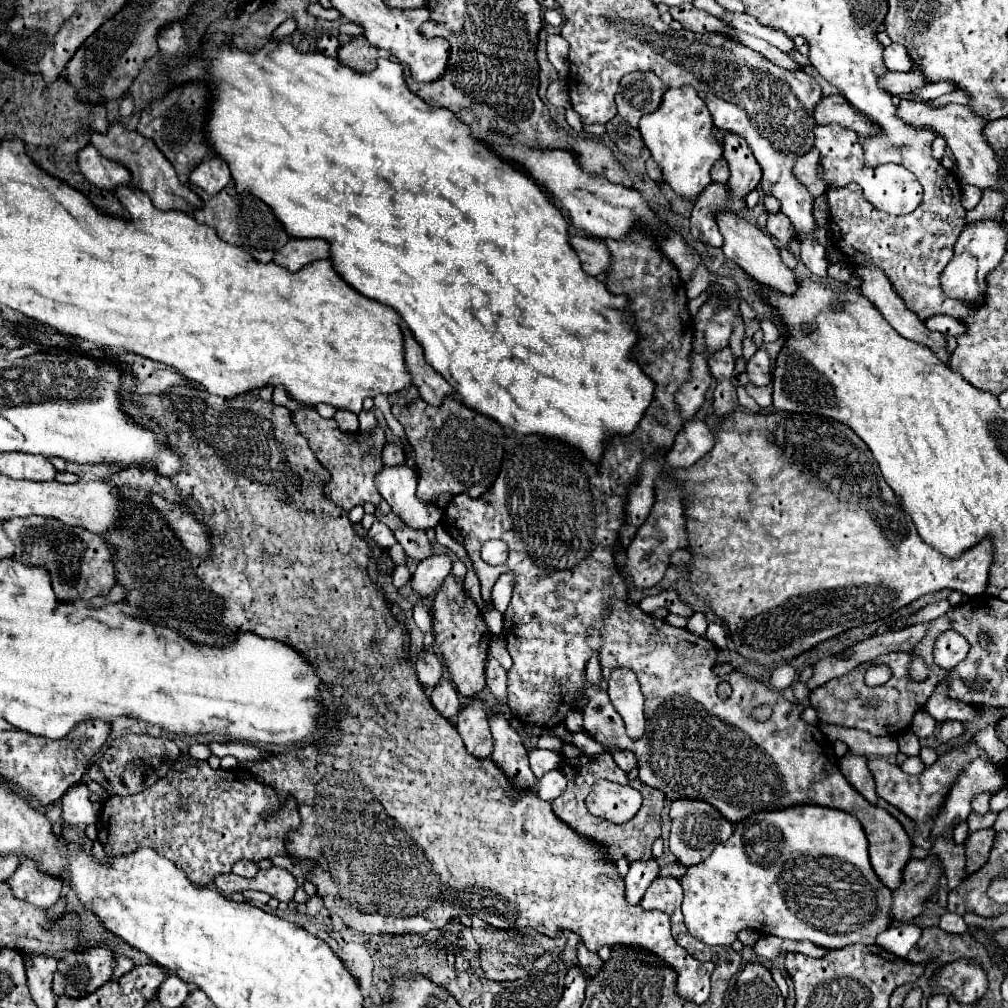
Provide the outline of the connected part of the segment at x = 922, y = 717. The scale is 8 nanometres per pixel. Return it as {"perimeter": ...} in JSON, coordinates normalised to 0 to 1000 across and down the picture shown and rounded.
{"perimeter":[[[914,703],[914,705],[910,705],[910,707],[906,709],[904,725],[906,725],[912,733],[916,733],[916,731],[924,731],[924,727],[928,725],[928,719],[930,719],[930,715],[928,715],[922,707],[918,707],[918,705]]]}

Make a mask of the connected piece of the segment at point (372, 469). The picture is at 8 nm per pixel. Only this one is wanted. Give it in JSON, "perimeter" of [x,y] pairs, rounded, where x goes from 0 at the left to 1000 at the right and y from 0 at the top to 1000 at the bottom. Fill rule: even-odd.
{"perimeter":[[[311,406],[293,408],[291,418],[293,418],[297,430],[307,438],[307,443],[311,445],[316,459],[328,469],[328,477],[322,481],[322,491],[328,493],[334,503],[338,503],[342,507],[348,507],[348,503],[360,501],[364,497],[370,499],[370,501],[376,501],[378,491],[372,485],[370,471],[378,465],[378,457],[374,453],[374,449],[382,441],[382,430],[378,426],[370,428],[364,436],[360,436],[358,430],[336,428],[336,424],[330,416],[320,416]],[[368,445],[370,445],[372,453],[368,453]]]}

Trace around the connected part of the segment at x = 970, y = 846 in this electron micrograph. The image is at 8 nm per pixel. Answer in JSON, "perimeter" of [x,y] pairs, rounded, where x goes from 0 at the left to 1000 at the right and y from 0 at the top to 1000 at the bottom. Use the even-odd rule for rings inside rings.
{"perimeter":[[[975,822],[959,830],[959,864],[965,866],[980,854],[981,844],[985,840],[985,822]]]}

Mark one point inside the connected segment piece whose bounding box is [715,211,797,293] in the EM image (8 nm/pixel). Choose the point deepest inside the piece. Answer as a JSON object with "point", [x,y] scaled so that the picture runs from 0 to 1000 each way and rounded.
{"point":[749,250]}

